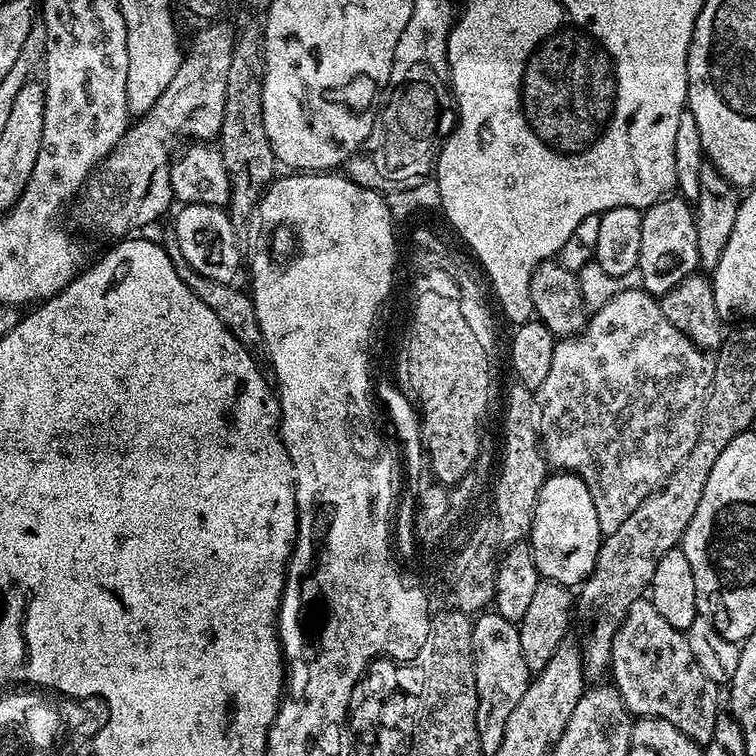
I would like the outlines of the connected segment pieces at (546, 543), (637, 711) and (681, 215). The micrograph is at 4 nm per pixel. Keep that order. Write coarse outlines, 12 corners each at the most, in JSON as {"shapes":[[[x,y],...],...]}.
{"shapes":[[[553,471],[530,533],[541,577],[583,585],[601,543],[586,482]],[[651,599],[630,606],[610,680],[633,717],[714,738],[722,688]],[[673,194],[643,209],[644,291],[665,296],[699,263],[696,214]]]}

